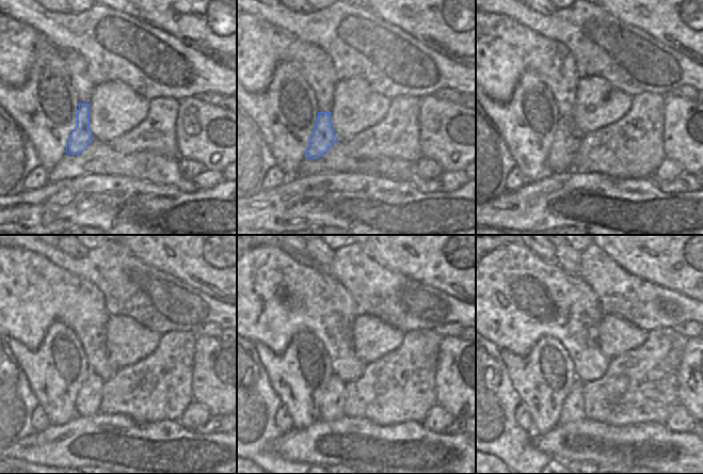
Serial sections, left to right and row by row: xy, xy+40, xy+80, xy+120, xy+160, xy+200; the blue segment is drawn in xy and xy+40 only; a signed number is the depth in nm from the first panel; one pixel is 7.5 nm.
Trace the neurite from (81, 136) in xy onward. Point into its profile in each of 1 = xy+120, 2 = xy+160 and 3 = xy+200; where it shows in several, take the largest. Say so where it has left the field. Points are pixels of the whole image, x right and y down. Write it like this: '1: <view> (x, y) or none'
1: xy+120 (88, 404)
2: xy+160 (332, 404)
3: xy+200 (573, 410)

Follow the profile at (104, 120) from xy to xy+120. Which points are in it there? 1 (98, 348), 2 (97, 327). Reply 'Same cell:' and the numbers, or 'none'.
Same cell: none

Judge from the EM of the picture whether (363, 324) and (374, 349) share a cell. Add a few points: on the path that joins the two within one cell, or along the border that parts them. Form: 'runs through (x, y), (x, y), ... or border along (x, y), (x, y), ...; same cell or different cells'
runs through (367, 330), (371, 337), (371, 343); same cell

